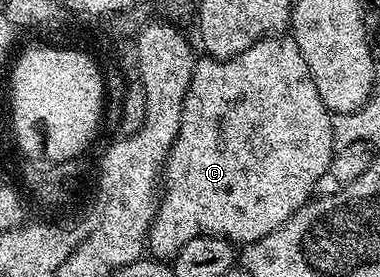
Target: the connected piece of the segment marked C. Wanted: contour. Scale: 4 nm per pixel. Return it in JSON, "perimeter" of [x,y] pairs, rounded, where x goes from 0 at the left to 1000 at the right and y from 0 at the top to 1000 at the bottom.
{"perimeter":[[[724,126],[676,148],[653,184],[632,184],[632,199],[574,220],[542,199],[511,224],[505,300],[495,300],[495,343],[484,343],[484,401],[474,430],[474,473],[453,516],[437,563],[437,592],[421,628],[421,722],[416,755],[395,809],[389,899],[408,931],[455,935],[497,866],[518,856],[584,856],[626,892],[645,892],[668,870],[695,863],[737,805],[755,798],[792,740],[829,708],[834,653],[863,625],[868,581],[884,549],[876,509],[871,404],[842,357],[842,329],[832,329],[832,300],[821,300],[821,256],[811,256],[811,227],[800,227],[800,199],[789,199],[789,170],[779,170],[771,130]]]}

